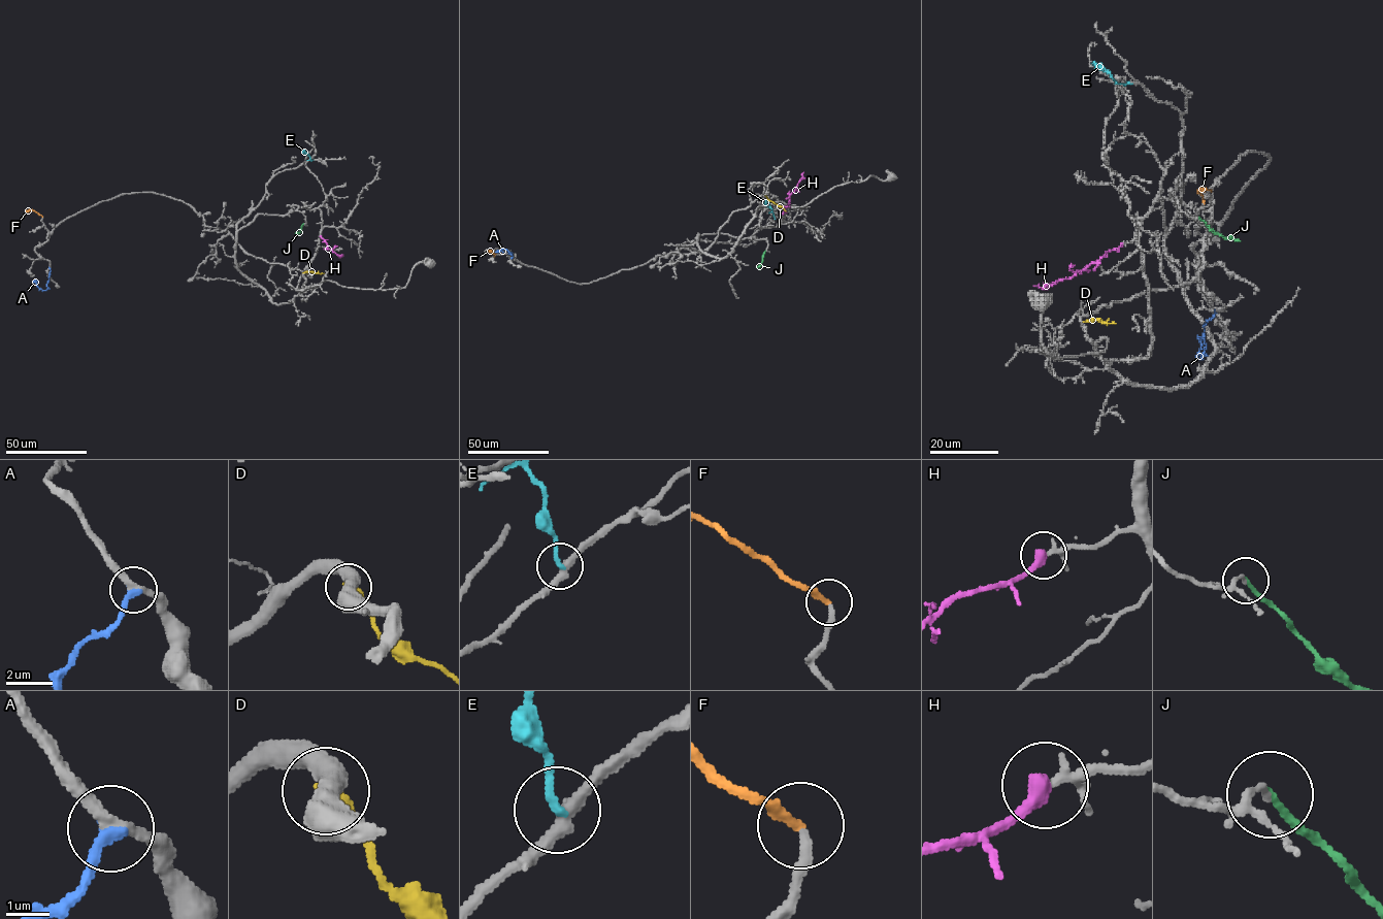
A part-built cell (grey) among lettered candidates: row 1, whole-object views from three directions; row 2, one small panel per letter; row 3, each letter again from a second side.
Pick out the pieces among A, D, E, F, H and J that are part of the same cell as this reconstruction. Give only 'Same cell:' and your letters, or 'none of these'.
Same cell: F, H

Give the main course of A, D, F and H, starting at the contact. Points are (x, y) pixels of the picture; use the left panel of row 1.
A: (50, 268), (46, 290), (40, 290), (35, 279)
D: (303, 272), (323, 273)
F: (42, 216), (33, 209), (26, 210)
H: (321, 236), (328, 249), (341, 256)

